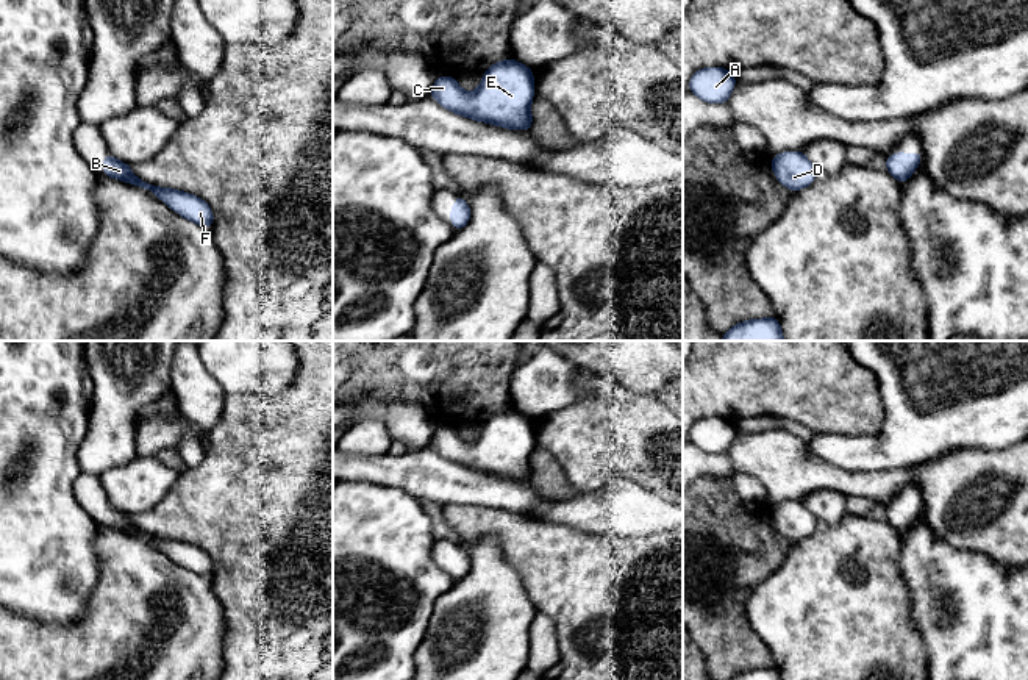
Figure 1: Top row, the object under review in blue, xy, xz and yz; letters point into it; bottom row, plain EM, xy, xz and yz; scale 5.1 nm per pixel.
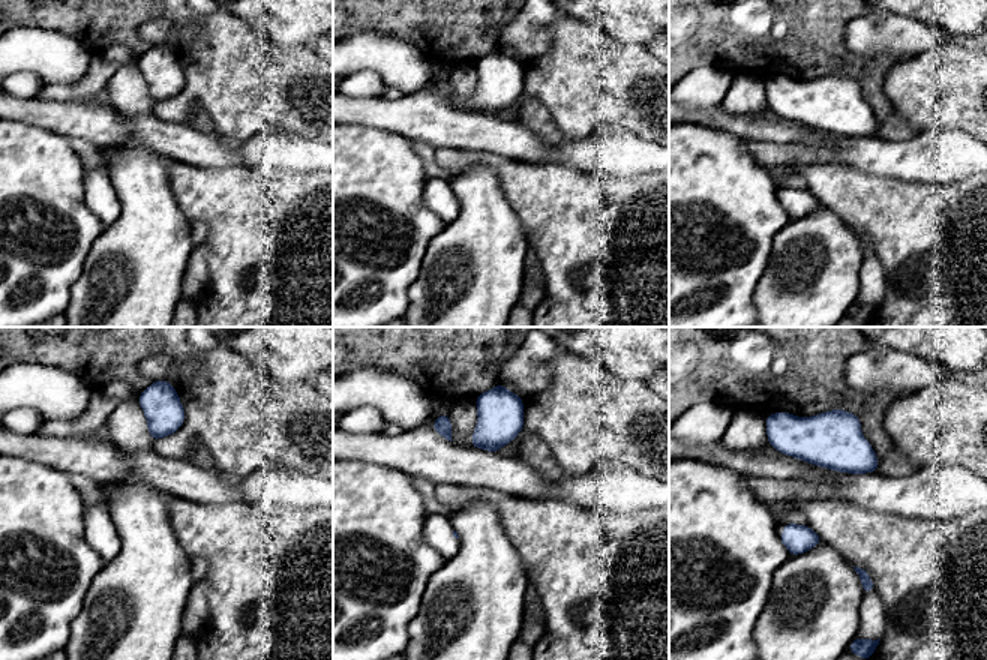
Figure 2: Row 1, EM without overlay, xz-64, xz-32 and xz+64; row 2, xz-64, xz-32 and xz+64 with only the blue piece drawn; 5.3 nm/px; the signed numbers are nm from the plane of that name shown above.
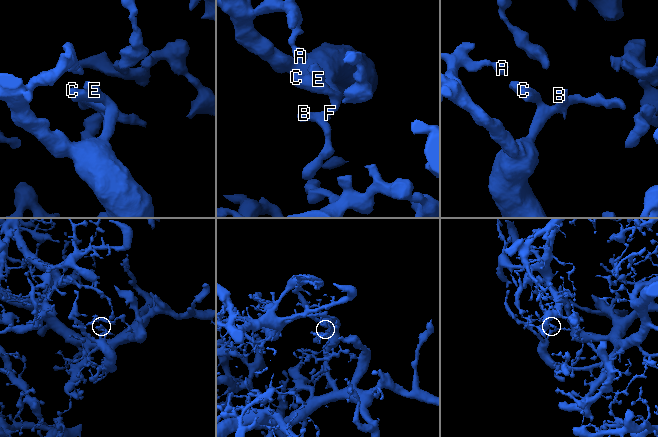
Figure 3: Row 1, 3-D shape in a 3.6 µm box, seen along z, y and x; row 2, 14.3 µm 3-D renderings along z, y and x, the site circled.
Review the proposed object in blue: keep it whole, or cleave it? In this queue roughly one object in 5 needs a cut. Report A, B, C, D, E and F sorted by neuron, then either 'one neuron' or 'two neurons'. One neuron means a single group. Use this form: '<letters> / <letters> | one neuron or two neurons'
A B C D E F | one neuron

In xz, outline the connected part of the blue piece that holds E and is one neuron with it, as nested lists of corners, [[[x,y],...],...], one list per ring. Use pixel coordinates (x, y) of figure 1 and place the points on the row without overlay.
[[[512,406],[489,416],[473,442],[464,441],[455,427],[436,427],[430,446],[442,458],[475,472],[523,481],[533,474],[533,419]]]

